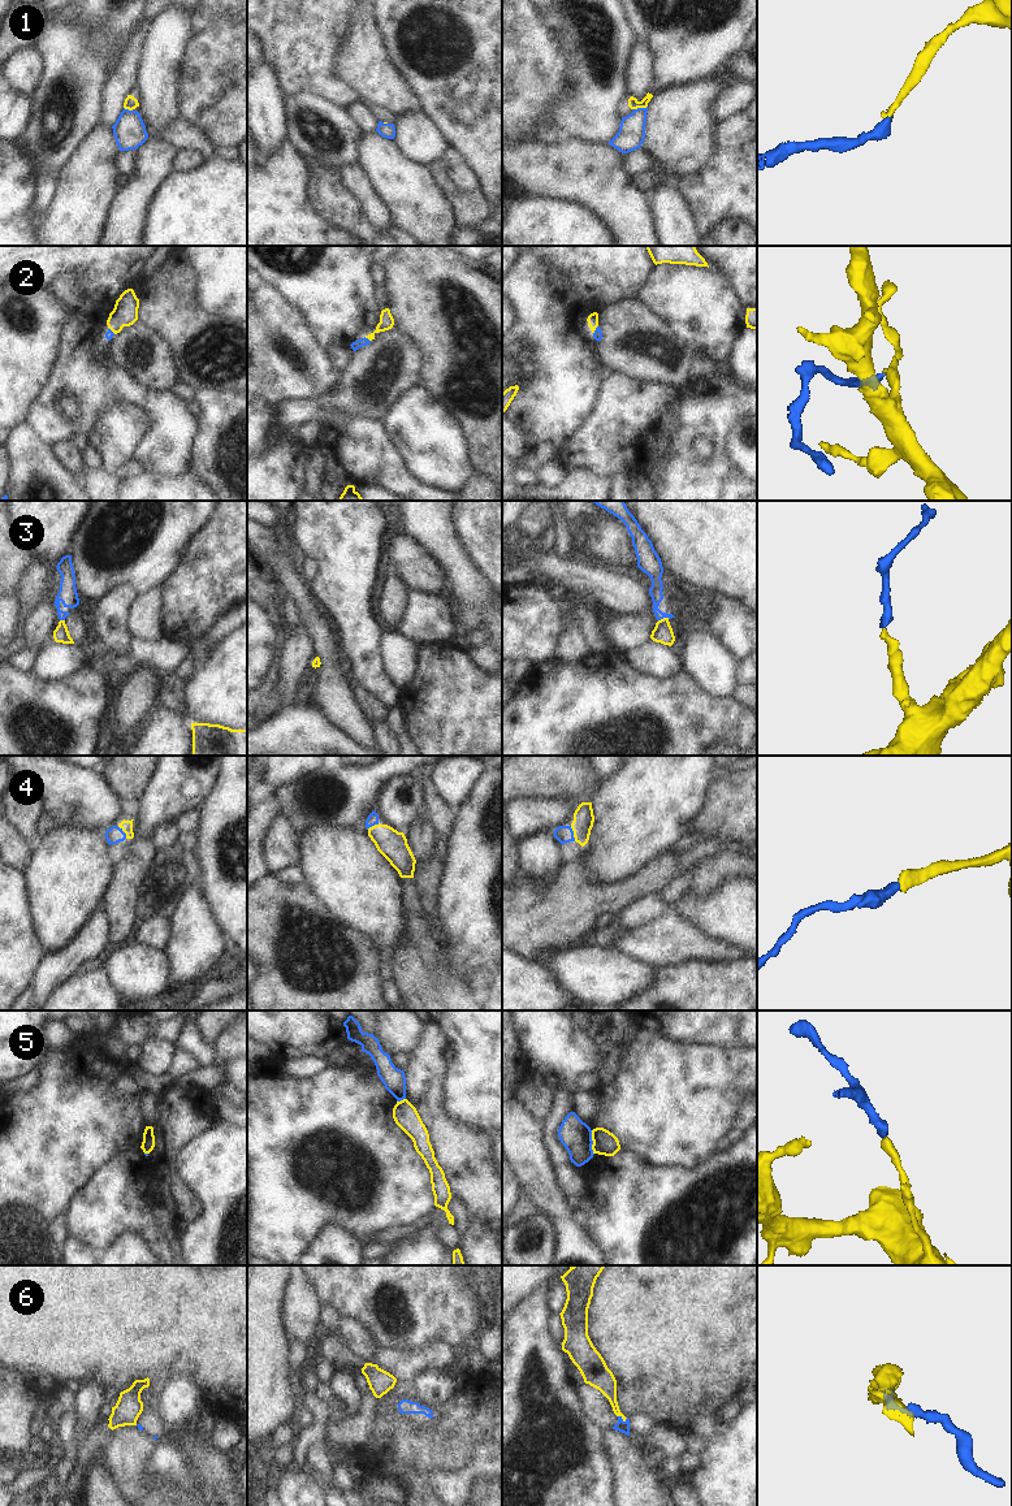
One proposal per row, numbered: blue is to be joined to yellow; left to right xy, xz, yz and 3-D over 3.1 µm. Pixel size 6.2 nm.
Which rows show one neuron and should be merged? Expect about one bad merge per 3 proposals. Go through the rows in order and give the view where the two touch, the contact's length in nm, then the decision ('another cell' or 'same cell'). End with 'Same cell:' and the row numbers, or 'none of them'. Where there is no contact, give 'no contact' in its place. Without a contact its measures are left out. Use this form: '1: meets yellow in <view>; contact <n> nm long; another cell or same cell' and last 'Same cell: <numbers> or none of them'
1: meets yellow in yz; contact 90 nm long; same cell
2: meets yellow in yz; contact 60 nm long; same cell
3: meets yellow in yz; contact 70 nm long; same cell
4: meets yellow in yz; contact 100 nm long; same cell
5: meets yellow in yz; contact 150 nm long; another cell
6: meets yellow in yz; contact 70 nm long; another cell
Same cell: 1, 2, 3, 4

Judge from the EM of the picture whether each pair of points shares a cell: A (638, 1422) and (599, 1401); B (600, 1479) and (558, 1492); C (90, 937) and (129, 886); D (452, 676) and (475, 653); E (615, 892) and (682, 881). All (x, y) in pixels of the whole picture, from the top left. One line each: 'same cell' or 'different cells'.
A: same cell
B: same cell
C: different cells
D: different cells
E: different cells

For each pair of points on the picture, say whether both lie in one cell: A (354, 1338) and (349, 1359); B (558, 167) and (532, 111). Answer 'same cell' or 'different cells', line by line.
A: different cells
B: different cells

